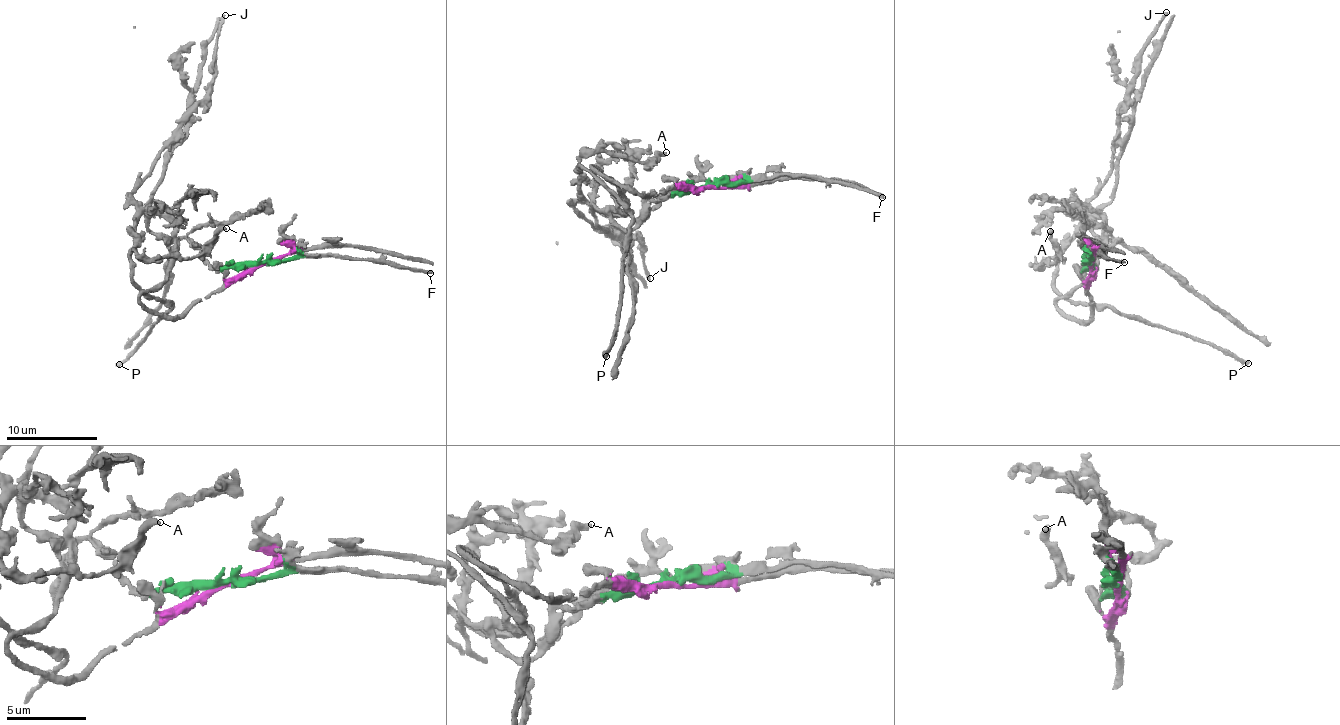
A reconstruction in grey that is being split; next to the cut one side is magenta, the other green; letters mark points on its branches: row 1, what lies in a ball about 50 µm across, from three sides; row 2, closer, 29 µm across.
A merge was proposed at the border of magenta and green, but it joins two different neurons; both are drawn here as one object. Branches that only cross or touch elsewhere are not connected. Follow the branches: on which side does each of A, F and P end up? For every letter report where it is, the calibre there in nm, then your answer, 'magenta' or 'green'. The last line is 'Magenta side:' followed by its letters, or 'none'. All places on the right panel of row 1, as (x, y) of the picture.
A: (1050, 231) | 360 nm | magenta
F: (1124, 262) | 280 nm | green
P: (1248, 363) | 360 nm | magenta
Magenta side: A, P

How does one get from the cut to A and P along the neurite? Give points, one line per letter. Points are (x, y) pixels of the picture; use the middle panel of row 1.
A: (712, 187), (637, 193), (590, 168), (578, 170), (579, 159), (594, 152), (652, 162), (666, 152)
P: (712, 187), (670, 185), (658, 194), (637, 193), (598, 175), (592, 166), (632, 221), (618, 324), (605, 357)

